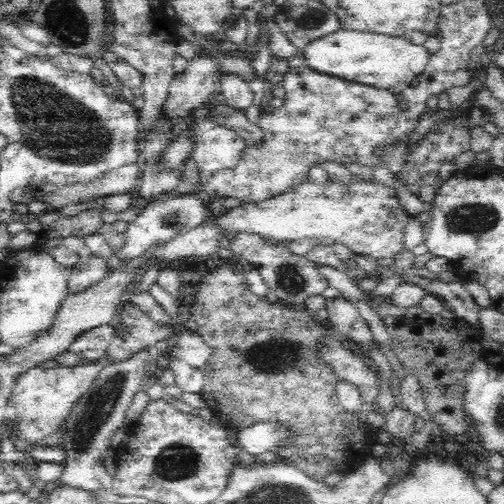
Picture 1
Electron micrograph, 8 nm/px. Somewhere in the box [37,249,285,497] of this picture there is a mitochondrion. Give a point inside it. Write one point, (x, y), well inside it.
(97, 408)

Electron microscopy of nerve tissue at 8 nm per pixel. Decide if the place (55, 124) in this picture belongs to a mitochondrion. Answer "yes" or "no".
yes

